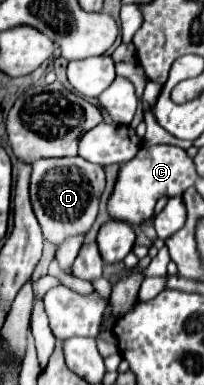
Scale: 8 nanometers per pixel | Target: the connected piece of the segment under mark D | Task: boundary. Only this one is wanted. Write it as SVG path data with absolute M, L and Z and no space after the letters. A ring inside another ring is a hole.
M66 157L62 159L38 159L32 163L32 177L30 177L30 201L34 215L42 227L44 239L60 245L64 239L88 233L96 215L100 197L106 187L106 175L102 165L88 163L80 157L72 157L74 171L68 171L66 177Z

